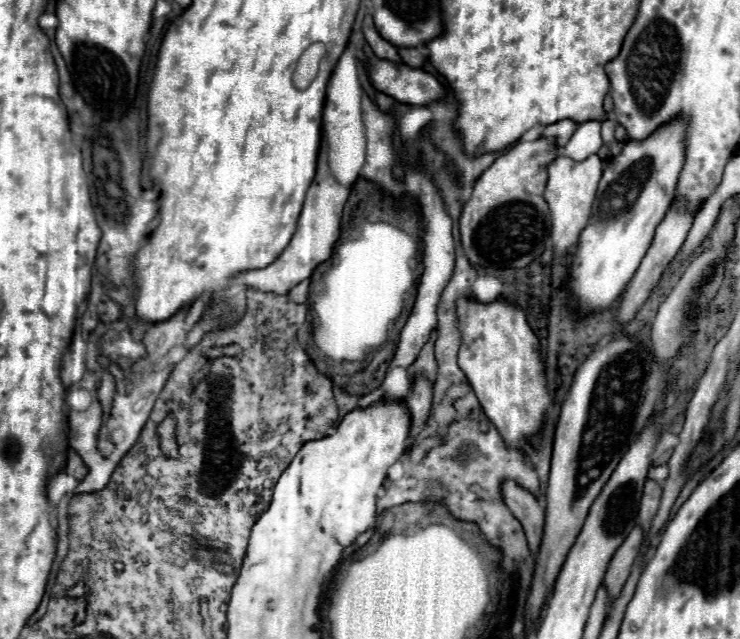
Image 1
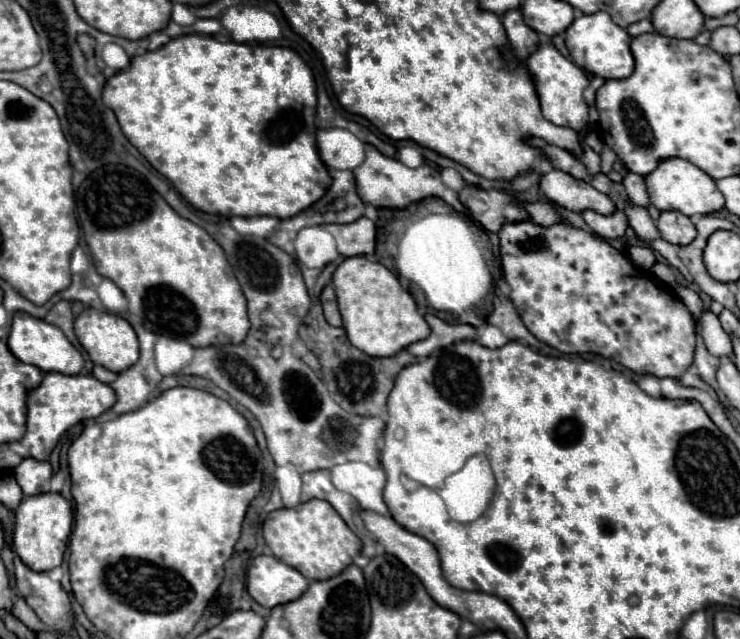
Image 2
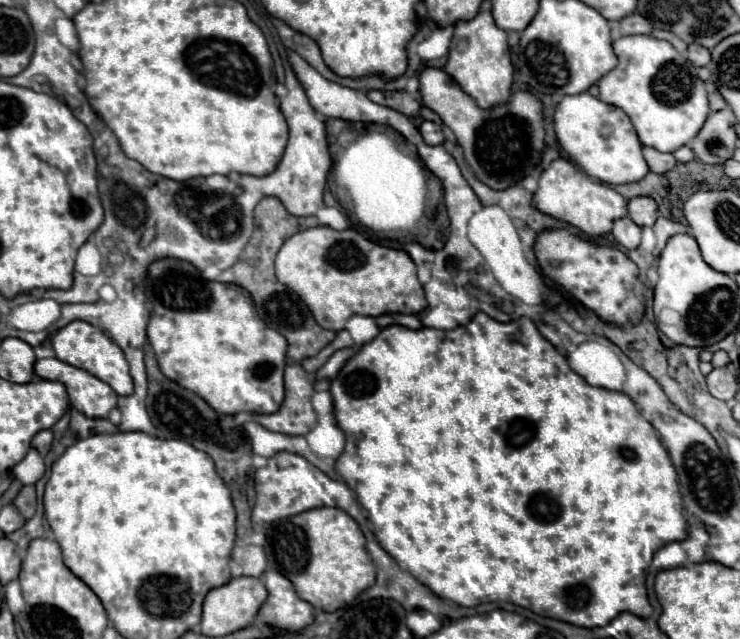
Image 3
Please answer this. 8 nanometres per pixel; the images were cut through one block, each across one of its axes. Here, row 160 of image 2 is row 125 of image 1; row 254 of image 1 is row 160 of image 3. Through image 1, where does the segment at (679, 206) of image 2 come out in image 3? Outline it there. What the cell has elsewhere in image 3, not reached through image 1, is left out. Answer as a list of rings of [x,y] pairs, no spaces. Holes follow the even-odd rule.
[[[588,92],[564,96],[554,112],[554,130],[560,148],[594,180],[606,184],[638,182],[648,174],[642,144],[630,118],[616,106],[604,104]]]

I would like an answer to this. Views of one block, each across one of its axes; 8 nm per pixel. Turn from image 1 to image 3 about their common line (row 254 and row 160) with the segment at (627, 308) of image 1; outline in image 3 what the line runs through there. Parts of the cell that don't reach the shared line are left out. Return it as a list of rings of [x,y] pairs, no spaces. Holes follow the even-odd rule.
[[[648,146],[642,148],[642,154],[644,154],[644,160],[652,172],[662,174],[662,172],[668,172],[676,166],[676,160],[672,154],[664,154],[664,152],[658,152],[658,150],[648,148]]]

